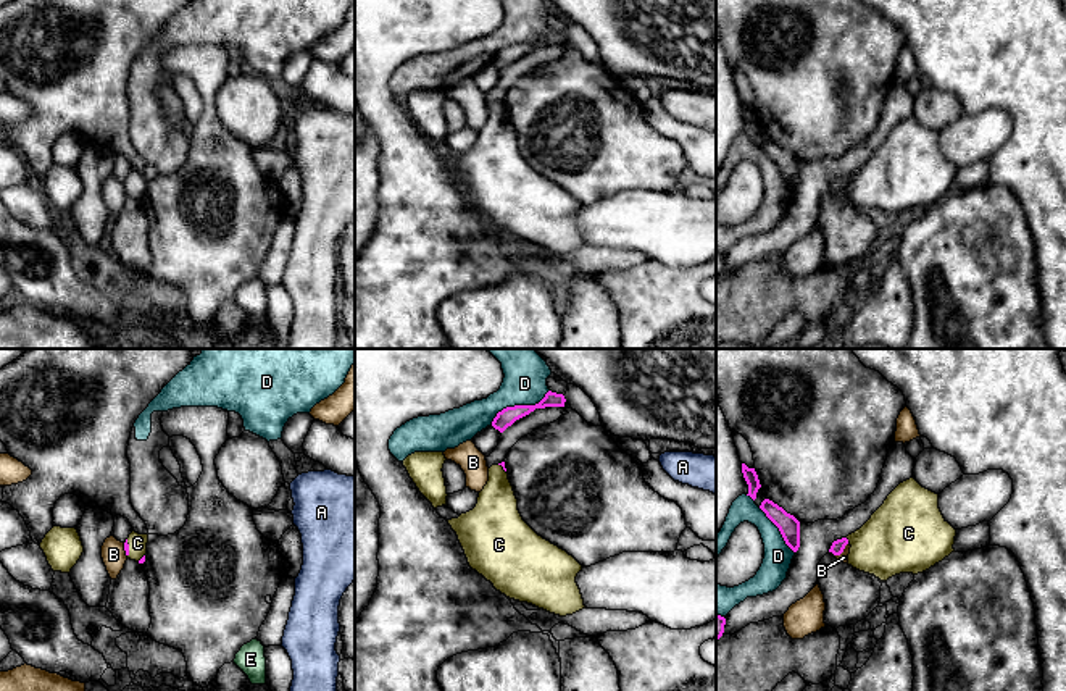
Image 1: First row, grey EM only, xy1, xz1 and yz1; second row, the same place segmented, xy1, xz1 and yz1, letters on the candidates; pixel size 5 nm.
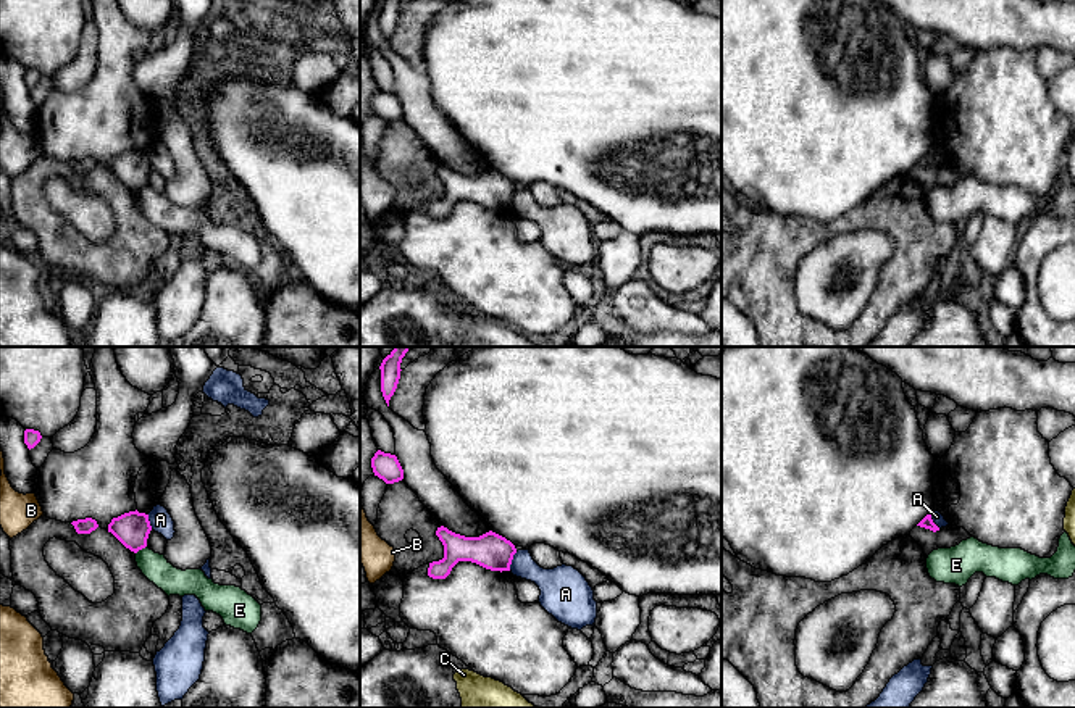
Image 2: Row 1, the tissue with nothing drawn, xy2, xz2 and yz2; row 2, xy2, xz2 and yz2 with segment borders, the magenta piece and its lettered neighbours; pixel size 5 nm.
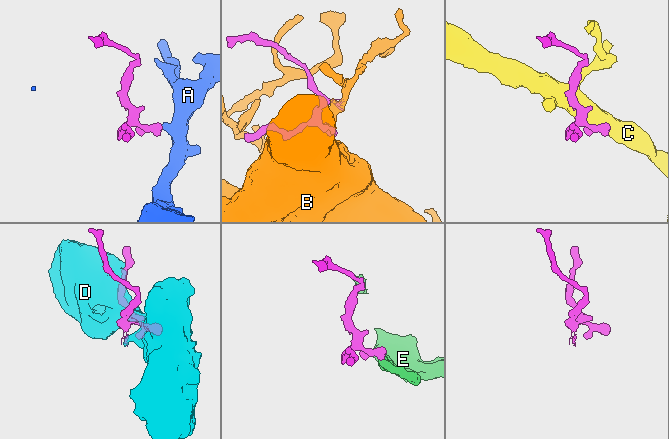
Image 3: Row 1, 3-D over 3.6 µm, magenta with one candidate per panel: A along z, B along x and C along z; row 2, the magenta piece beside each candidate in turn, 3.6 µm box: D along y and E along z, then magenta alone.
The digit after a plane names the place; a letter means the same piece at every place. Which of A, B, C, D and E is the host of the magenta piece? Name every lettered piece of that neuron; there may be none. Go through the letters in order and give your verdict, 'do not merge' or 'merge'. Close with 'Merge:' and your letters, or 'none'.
A: do not merge
B: do not merge
C: merge
D: do not merge
E: do not merge
Merge: C

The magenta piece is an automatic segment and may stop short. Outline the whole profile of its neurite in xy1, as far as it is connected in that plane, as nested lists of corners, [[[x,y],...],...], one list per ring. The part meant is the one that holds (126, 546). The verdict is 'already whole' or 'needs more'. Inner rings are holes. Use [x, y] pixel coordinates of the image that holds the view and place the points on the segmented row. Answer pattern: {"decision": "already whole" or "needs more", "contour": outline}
{"decision": "needs more", "contour": [[[132,531],[124,542],[124,551],[127,559],[144,563],[147,554],[147,542],[148,542],[148,534],[139,534]]]}

